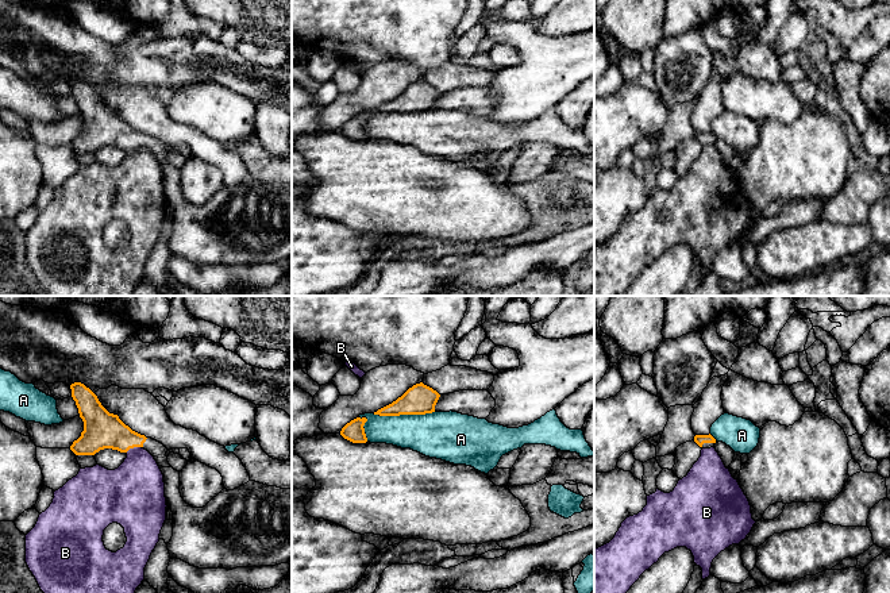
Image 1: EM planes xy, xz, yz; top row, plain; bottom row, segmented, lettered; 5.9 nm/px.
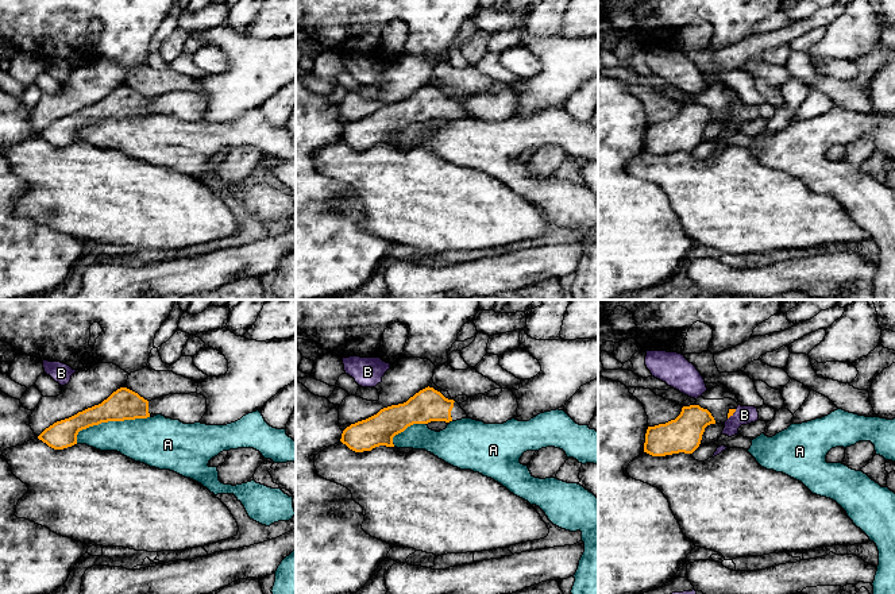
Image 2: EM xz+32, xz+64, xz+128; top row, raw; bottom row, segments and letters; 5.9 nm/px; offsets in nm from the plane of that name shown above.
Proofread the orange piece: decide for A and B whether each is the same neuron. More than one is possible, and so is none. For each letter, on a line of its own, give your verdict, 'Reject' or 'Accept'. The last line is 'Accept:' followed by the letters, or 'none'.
A: Reject
B: Reject
Accept: none

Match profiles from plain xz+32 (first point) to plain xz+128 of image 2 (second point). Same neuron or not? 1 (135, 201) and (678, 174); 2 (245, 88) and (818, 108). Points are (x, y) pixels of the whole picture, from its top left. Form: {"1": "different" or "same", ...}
{"1": "same", "2": "different"}

